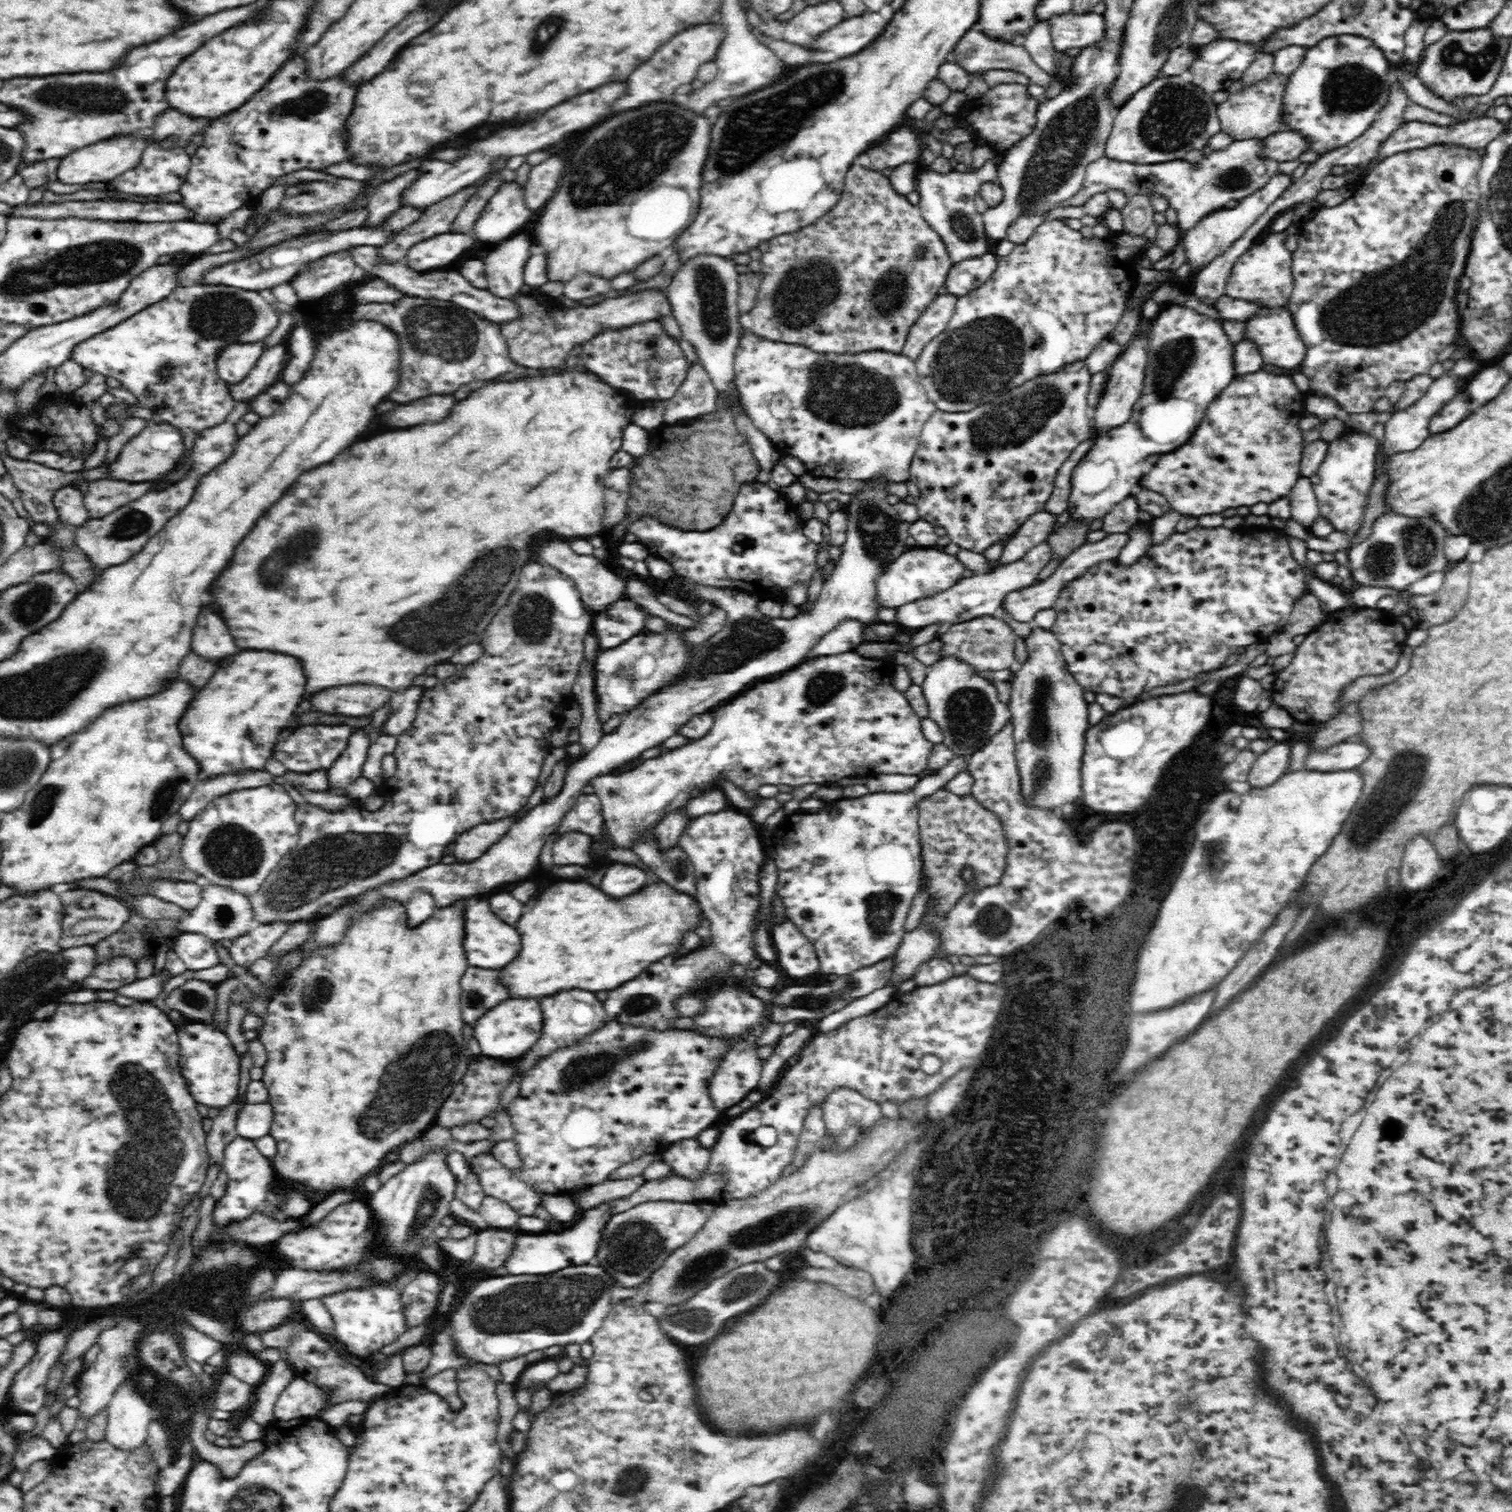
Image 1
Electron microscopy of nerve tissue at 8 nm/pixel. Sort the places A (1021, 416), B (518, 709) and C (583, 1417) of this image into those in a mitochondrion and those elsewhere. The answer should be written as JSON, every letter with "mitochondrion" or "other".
{"A":"mitochondrion","B":"other","C":"other"}

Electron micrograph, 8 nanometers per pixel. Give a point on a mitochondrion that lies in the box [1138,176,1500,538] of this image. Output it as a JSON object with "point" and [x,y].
{"point":[1383,309]}

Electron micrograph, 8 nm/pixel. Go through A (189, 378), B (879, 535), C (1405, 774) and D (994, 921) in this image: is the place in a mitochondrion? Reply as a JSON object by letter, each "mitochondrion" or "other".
{"A":"other","B":"mitochondrion","C":"mitochondrion","D":"mitochondrion"}

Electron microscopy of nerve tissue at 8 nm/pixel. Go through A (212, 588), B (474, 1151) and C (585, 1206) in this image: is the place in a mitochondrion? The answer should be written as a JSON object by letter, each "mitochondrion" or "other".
{"A":"other","B":"other","C":"other"}

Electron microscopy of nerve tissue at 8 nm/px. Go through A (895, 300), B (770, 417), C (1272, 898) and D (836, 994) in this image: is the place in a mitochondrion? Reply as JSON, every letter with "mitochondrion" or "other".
{"A":"mitochondrion","B":"other","C":"other","D":"mitochondrion"}

